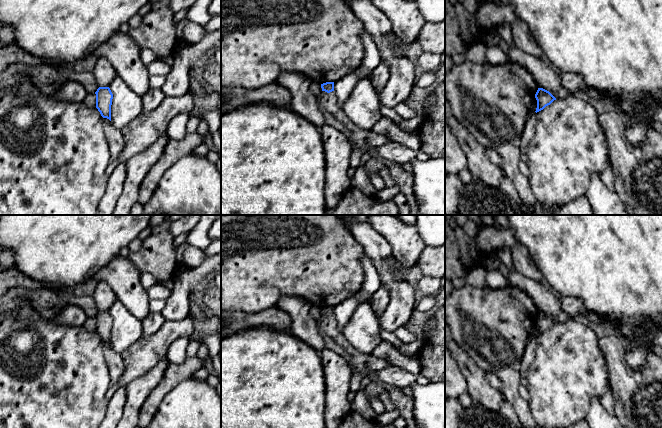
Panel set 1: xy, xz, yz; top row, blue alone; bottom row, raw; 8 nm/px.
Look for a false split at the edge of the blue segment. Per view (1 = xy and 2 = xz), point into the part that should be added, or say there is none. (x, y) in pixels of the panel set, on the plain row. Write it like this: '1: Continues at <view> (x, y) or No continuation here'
1: No continuation here
2: No continuation here

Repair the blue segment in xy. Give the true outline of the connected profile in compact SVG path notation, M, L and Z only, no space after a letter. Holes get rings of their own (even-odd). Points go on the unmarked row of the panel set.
M99 311L96 318L96 332L103 342L111 345L111 329L113 318L109 311Z

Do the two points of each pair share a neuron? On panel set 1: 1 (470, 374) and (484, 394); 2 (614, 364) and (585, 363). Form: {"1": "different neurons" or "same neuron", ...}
{"1": "same neuron", "2": "different neurons"}

